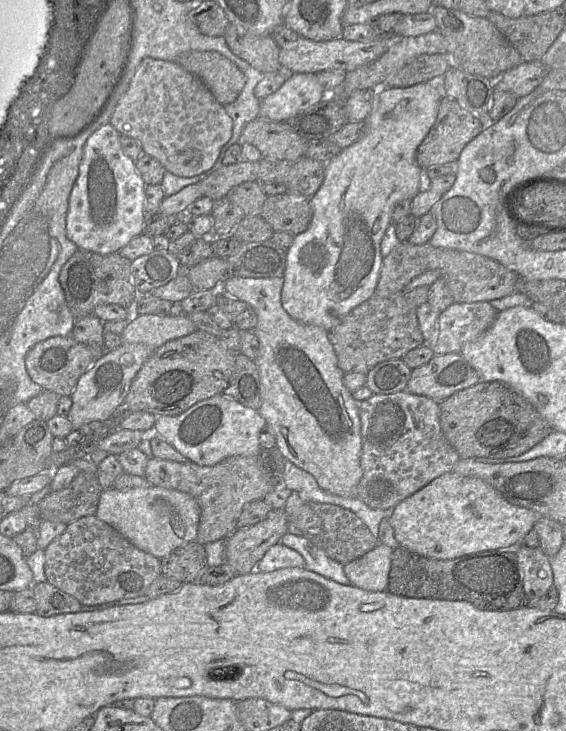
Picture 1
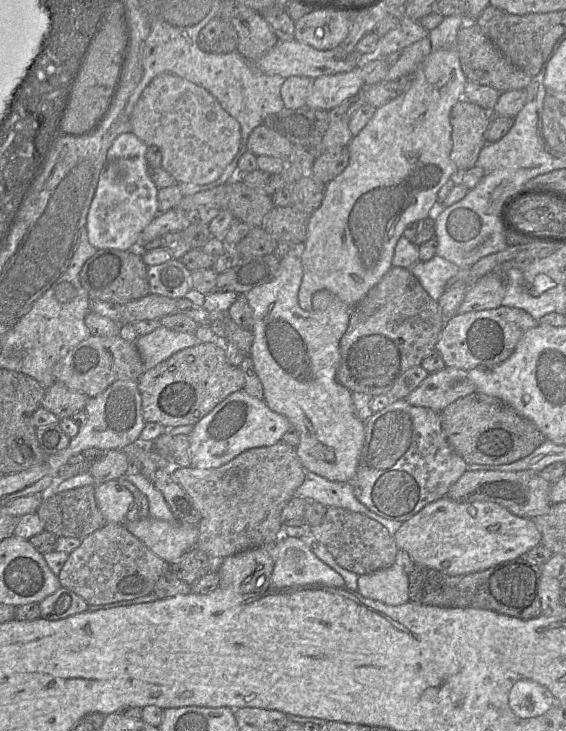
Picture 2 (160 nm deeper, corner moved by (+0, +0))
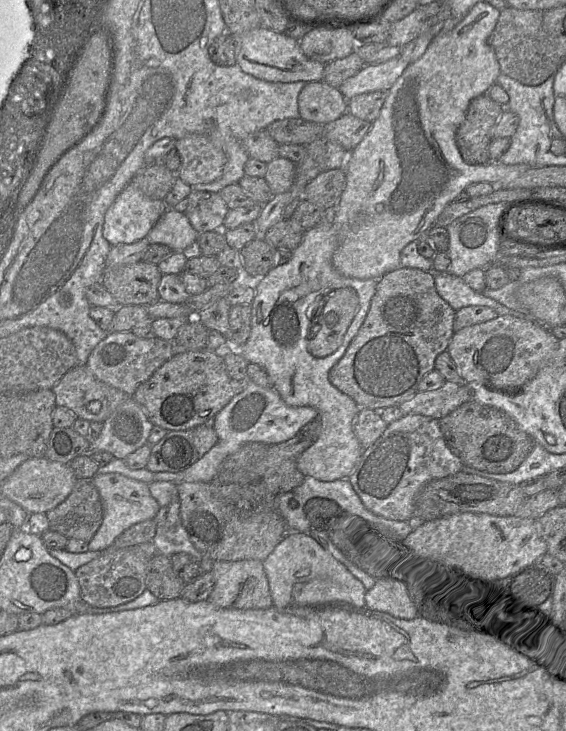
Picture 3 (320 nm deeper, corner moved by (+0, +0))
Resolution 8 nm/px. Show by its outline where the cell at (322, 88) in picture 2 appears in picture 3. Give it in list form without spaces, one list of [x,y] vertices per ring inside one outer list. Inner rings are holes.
[[[400,56],[383,63],[365,64],[356,75],[346,79],[339,90],[347,100],[363,93],[389,91],[409,64]]]

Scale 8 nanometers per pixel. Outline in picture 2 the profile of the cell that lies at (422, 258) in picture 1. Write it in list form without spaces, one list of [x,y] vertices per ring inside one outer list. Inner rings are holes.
[[[491,272],[472,285],[456,313],[463,314],[498,308],[506,293],[506,283],[500,274]]]

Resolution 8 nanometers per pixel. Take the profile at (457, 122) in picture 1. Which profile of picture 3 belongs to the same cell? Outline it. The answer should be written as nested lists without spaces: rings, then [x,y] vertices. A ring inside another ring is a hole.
[[[486,94],[471,100],[464,120],[456,133],[456,143],[463,160],[470,165],[487,164],[489,144],[493,128],[499,121],[505,106]]]

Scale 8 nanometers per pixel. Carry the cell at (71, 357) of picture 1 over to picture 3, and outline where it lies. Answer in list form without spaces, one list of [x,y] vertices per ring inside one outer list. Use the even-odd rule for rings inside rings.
[[[110,331],[107,333],[107,336],[91,351],[85,366],[99,381],[104,382],[129,396],[133,396],[138,385],[147,381],[160,366],[162,366],[173,356],[172,341],[167,341],[156,337],[152,339],[143,339],[135,336],[131,331]]]

